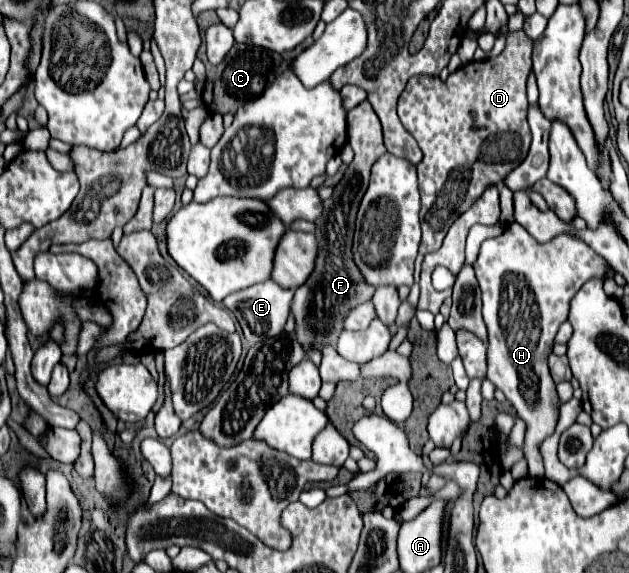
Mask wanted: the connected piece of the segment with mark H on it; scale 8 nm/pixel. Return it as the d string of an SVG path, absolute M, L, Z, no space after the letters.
M517 222L509 224L501 236L485 240L475 260L475 276L483 292L483 320L487 326L487 378L527 422L523 452L529 462L529 476L533 478L543 478L539 444L553 434L559 416L555 382L547 366L555 334L567 320L569 302L577 290L589 276L601 276L607 268L607 262L581 240L561 234L539 244Z

